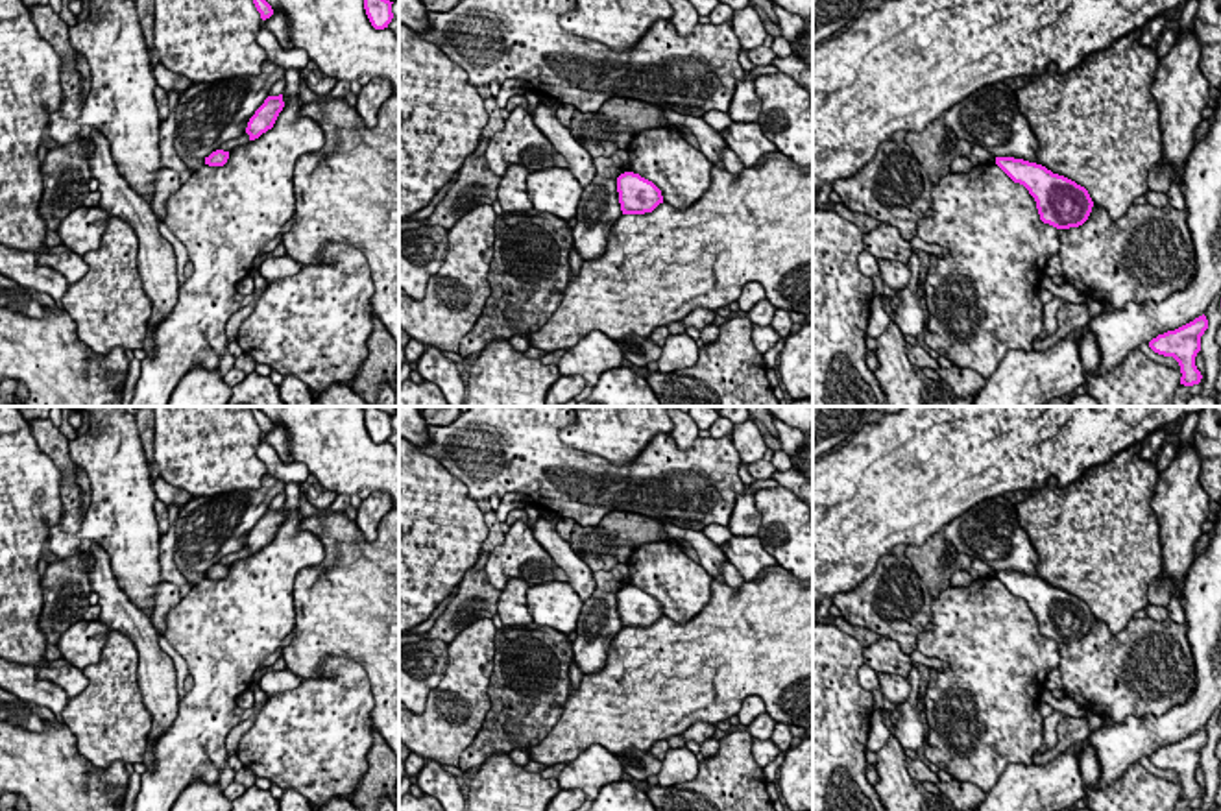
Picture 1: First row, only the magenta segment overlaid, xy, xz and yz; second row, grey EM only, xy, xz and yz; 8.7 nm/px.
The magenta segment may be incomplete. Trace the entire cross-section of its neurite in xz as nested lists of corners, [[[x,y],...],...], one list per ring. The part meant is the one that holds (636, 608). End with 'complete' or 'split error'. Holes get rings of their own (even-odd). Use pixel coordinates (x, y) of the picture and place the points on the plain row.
[[[624,586],[617,591],[617,606],[623,628],[652,626],[663,617],[661,604],[634,586]]]; complete

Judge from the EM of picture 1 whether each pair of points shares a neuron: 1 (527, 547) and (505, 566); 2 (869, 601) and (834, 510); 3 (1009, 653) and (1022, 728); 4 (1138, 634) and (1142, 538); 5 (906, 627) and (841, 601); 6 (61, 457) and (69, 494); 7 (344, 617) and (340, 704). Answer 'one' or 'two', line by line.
1: one
2: two
3: one
4: two
5: one
6: one
7: two

